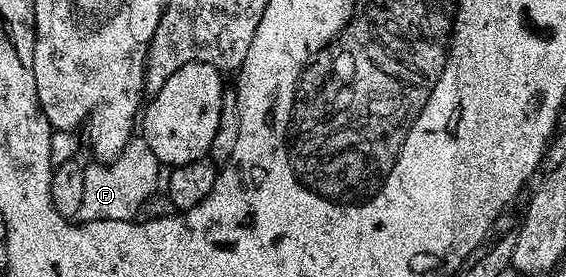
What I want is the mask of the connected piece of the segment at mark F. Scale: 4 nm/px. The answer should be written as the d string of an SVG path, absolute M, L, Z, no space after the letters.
M130 139L116 159L108 164L90 164L83 179L83 204L77 217L81 221L128 221L136 218L147 195L158 192L163 177L163 166L157 156L147 147L144 139Z

